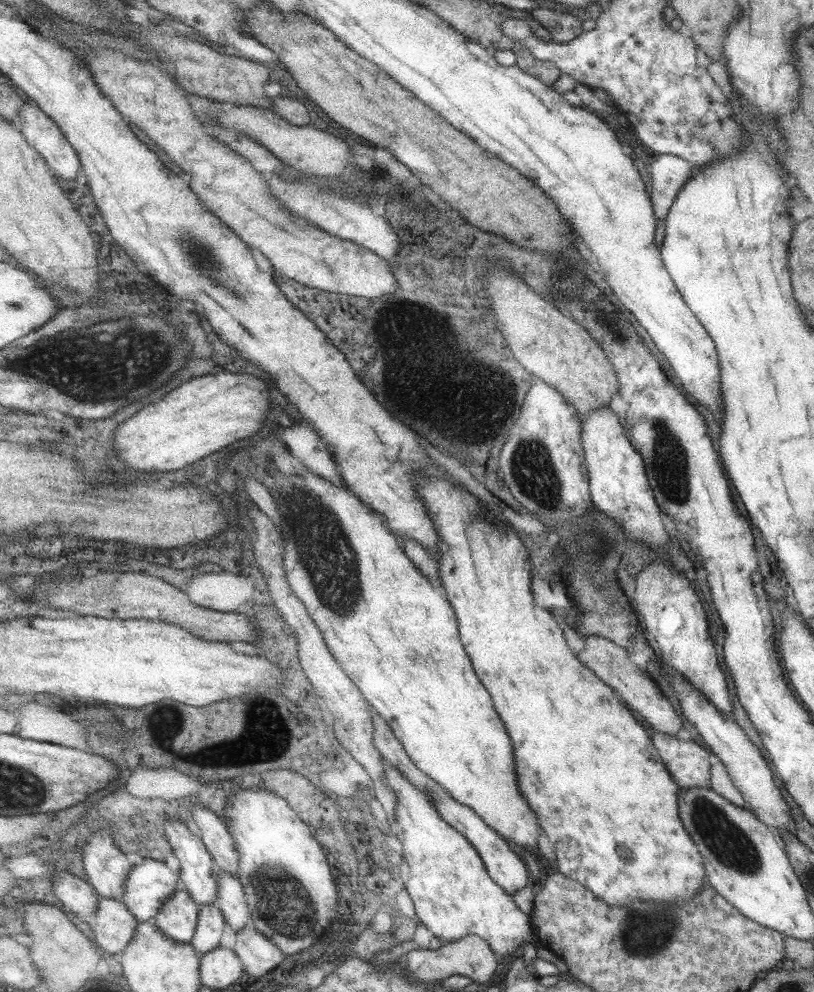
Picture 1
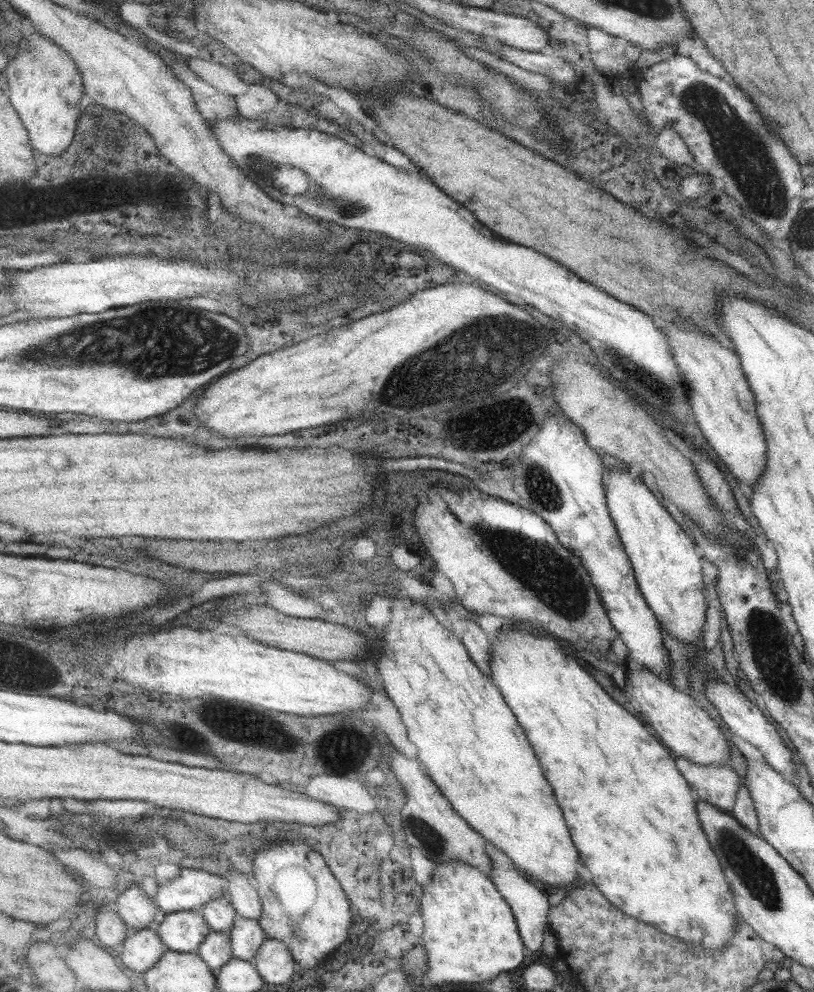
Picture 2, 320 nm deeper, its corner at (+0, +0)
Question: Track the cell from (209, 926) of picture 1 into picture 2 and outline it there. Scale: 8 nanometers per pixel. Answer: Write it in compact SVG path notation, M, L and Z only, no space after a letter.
M211 931L208 938L198 948L197 952L201 958L213 969L215 974L222 971L222 968L230 960L234 959L232 936L229 932Z

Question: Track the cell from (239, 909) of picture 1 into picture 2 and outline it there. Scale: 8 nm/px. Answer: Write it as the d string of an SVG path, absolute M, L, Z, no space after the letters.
M236 913L236 923L230 933L236 958L254 961L263 943L269 938L259 920L243 918Z

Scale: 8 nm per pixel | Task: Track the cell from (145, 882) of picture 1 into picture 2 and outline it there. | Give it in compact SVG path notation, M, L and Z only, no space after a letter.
M183 868L181 874L171 882L158 884L153 899L165 913L183 910L198 910L221 898L228 892L228 883L221 875L207 871Z

